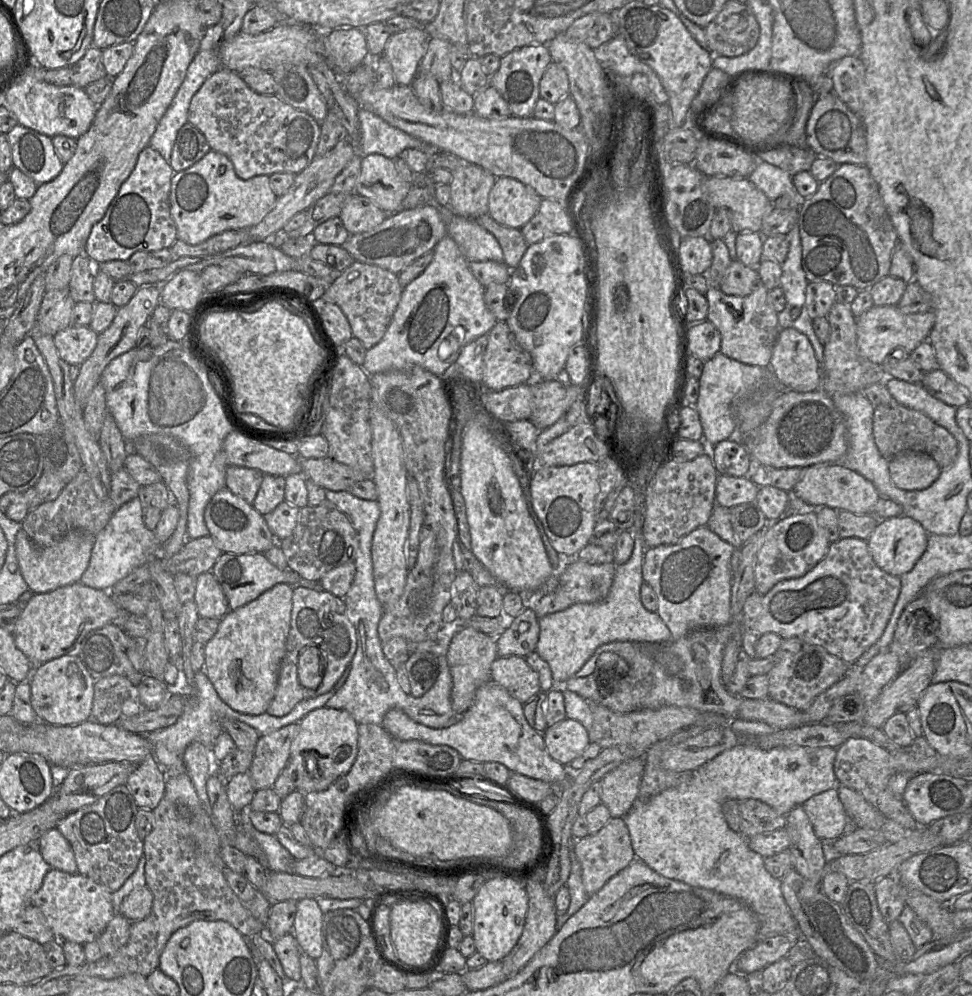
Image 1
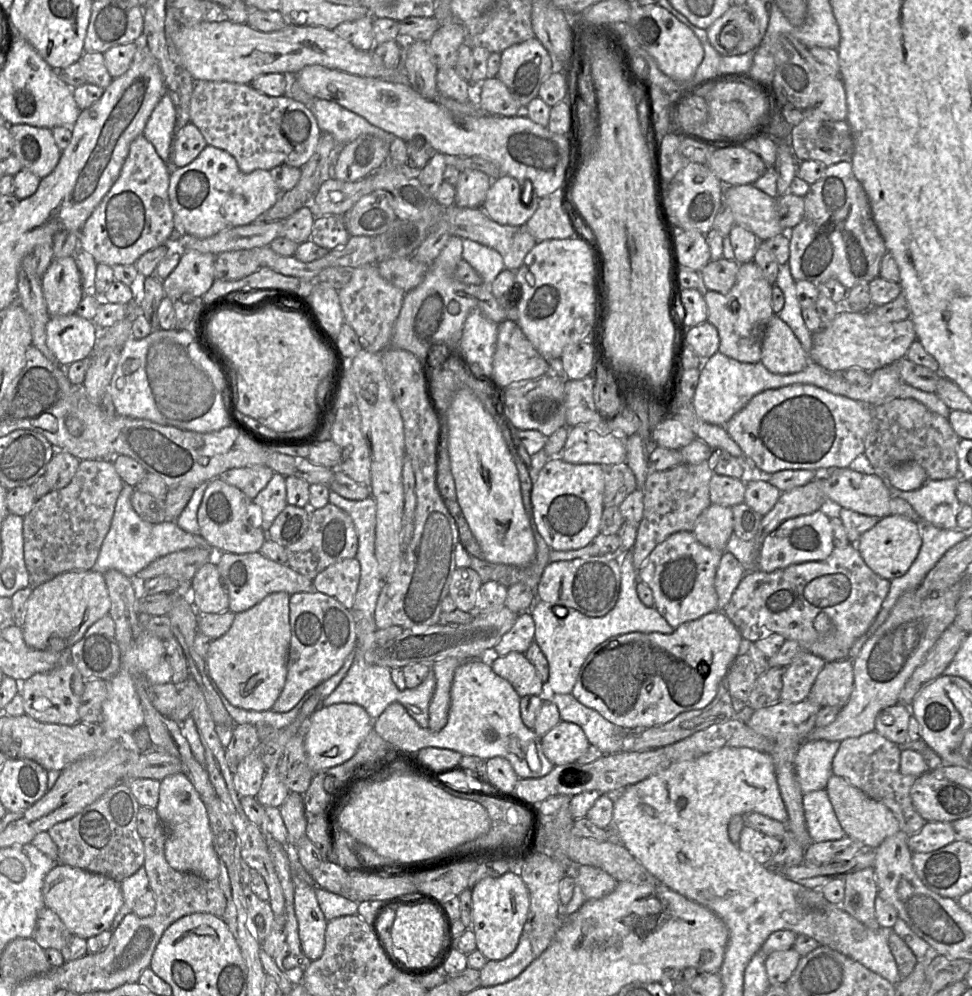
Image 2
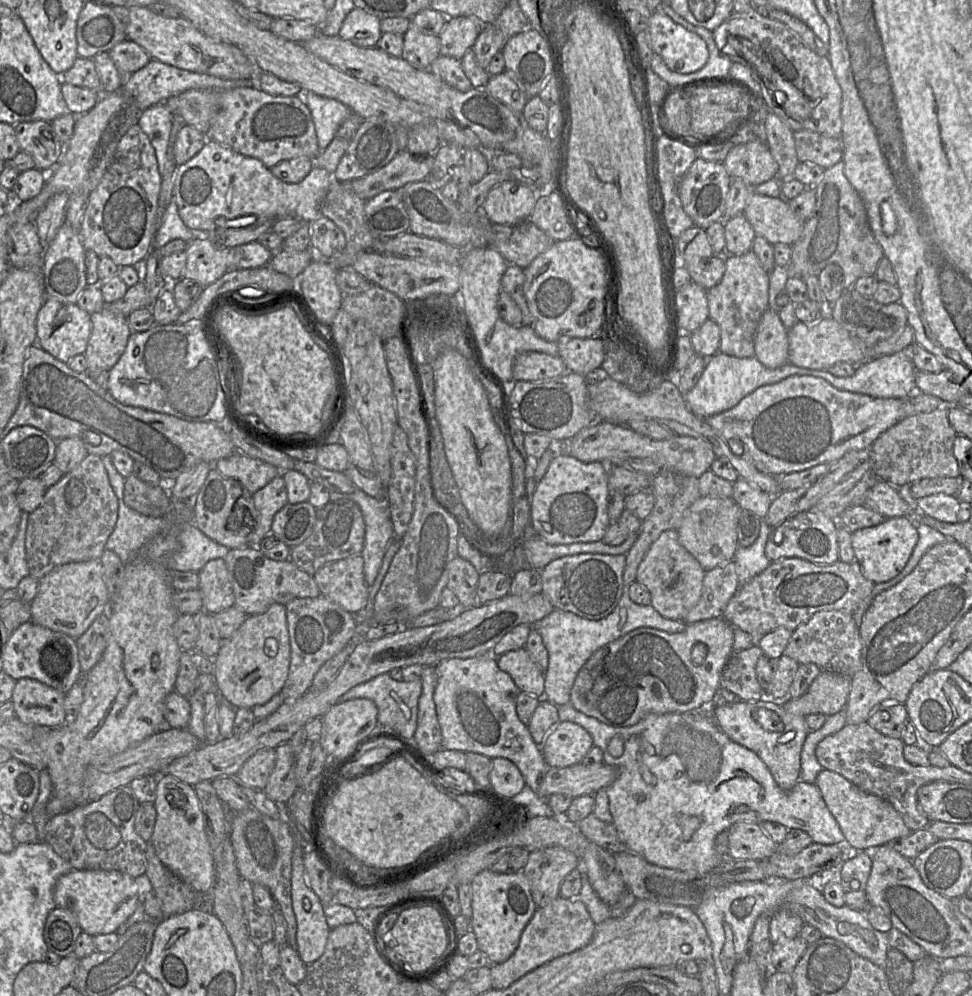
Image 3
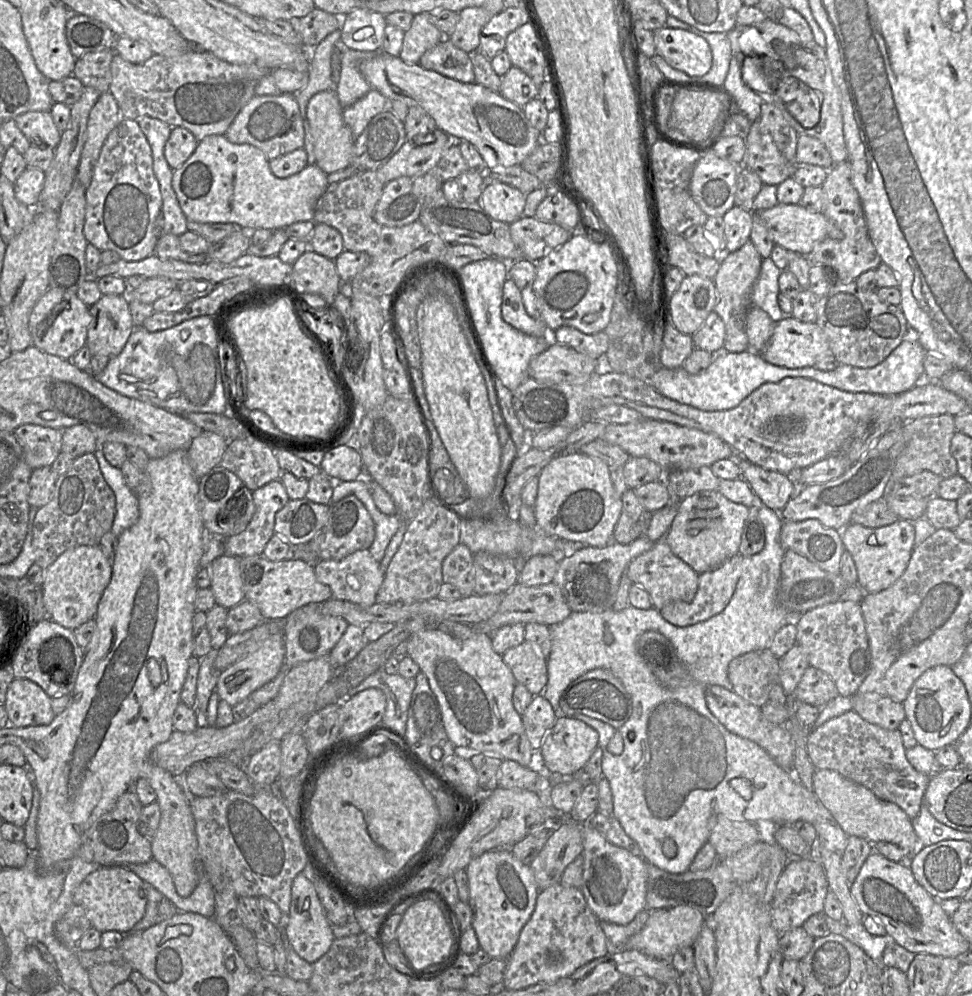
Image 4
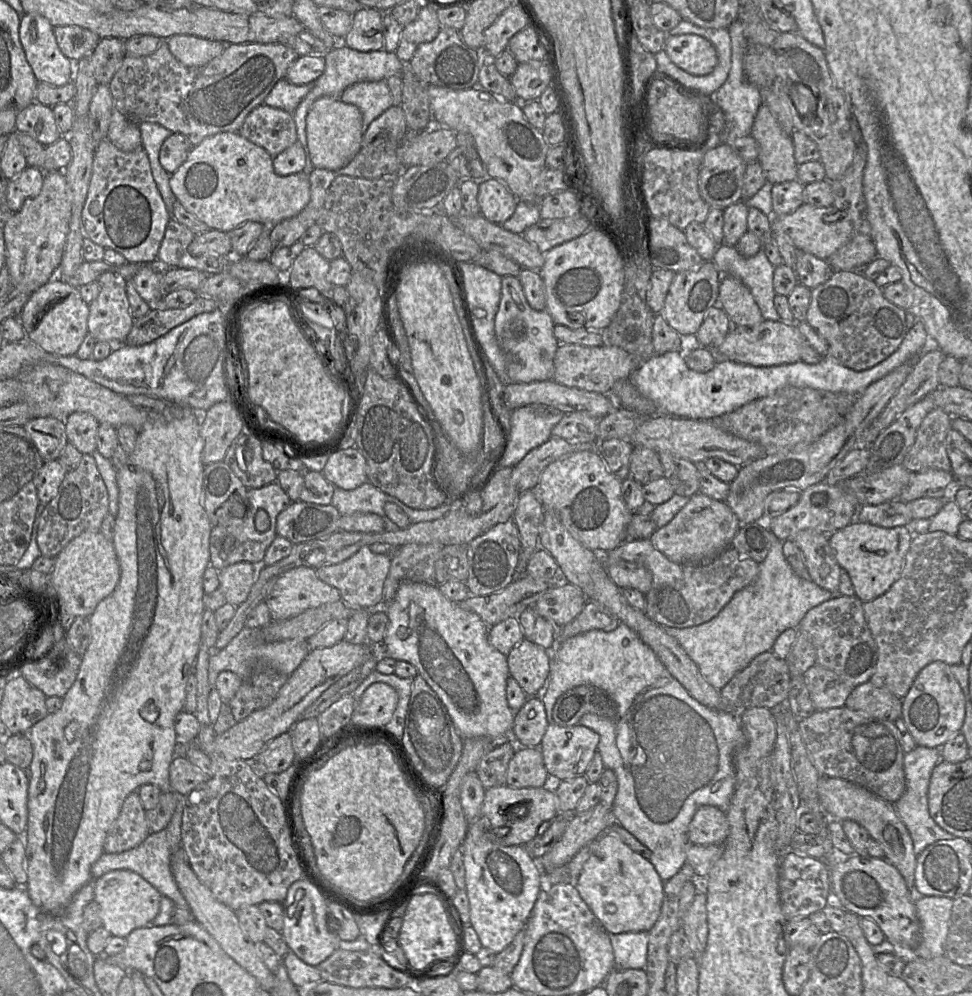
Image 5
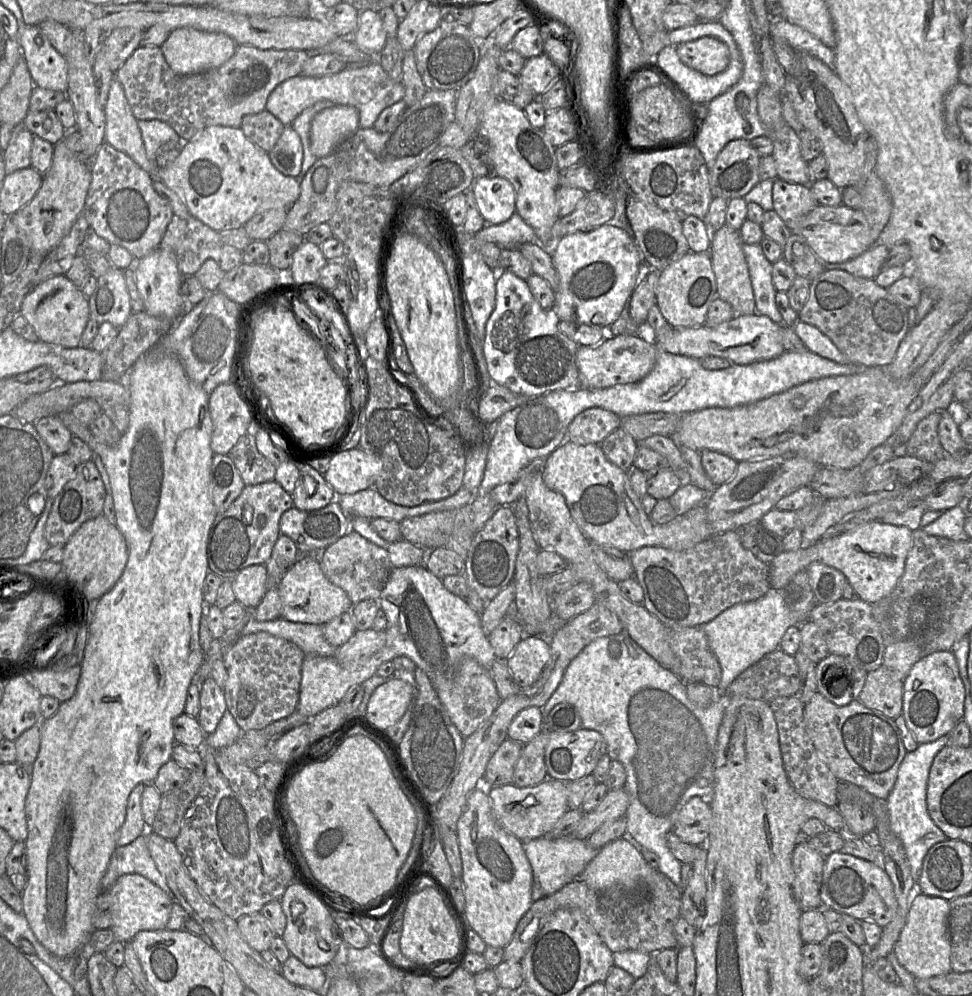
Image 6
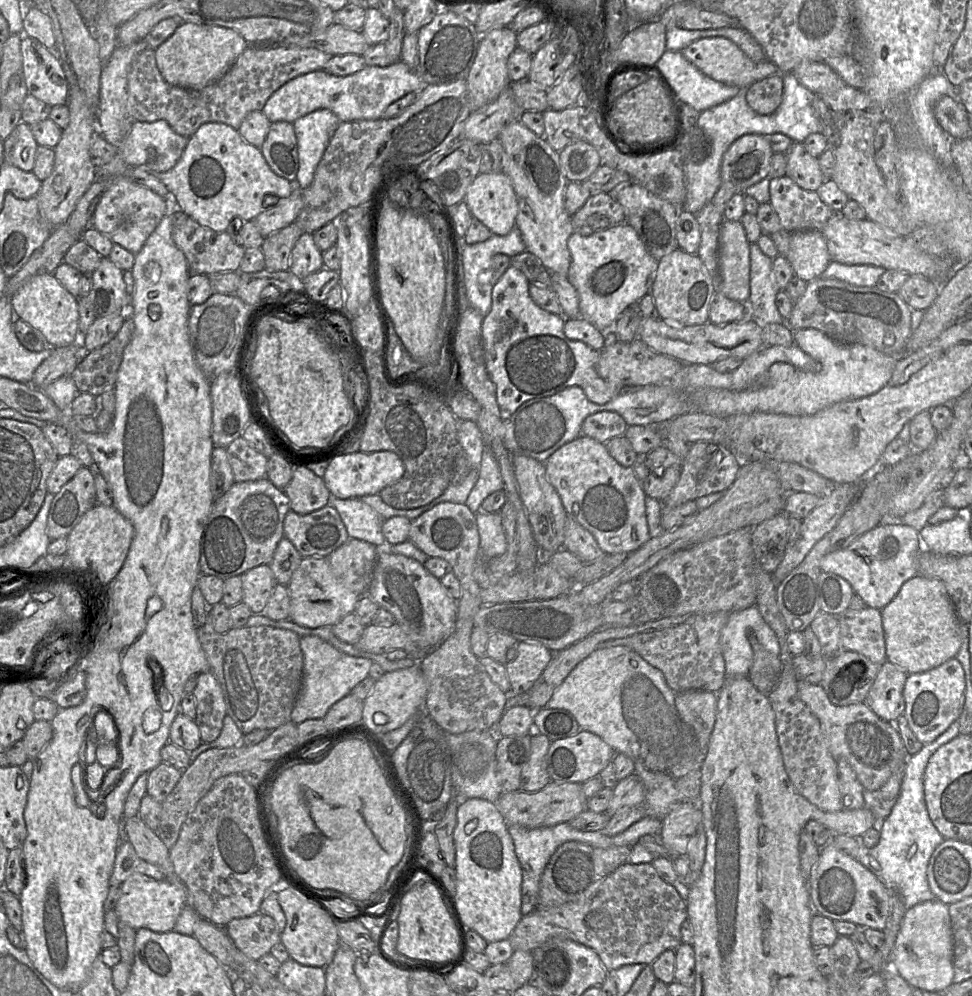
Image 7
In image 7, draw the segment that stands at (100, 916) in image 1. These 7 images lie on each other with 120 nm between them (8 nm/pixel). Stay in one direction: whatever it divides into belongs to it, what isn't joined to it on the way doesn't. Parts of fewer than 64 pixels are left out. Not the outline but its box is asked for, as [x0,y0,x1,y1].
[114,873,189,933]

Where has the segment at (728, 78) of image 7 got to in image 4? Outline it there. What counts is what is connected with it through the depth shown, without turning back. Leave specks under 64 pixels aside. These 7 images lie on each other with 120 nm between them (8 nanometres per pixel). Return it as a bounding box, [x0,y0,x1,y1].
[653,26,712,77]

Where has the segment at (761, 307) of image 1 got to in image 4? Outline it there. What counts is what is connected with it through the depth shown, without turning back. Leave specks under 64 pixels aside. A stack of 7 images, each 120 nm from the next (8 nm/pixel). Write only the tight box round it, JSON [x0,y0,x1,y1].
[714,240,763,352]

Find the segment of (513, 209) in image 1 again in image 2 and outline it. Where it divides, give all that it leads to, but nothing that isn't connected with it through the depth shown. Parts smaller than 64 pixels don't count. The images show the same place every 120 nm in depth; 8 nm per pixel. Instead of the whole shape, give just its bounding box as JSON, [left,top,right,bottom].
[482,175,541,226]

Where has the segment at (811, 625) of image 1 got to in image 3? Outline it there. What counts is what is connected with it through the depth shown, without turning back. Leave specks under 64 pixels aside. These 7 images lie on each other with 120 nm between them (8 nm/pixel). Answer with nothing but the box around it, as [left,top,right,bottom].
[723,557,874,639]

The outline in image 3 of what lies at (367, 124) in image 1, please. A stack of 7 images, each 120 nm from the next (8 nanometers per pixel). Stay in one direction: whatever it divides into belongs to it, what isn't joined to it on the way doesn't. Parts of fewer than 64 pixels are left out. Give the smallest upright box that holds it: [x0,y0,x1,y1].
[305,93,352,152]

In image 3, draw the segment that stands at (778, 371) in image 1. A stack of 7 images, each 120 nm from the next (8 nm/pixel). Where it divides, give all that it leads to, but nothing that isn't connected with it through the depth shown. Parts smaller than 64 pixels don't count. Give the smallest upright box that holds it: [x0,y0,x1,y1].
[754,309,788,369]

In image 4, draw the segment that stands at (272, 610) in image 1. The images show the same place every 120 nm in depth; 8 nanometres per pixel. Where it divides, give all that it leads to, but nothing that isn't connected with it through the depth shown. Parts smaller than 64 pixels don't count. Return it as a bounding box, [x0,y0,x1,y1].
[215,633,284,707]

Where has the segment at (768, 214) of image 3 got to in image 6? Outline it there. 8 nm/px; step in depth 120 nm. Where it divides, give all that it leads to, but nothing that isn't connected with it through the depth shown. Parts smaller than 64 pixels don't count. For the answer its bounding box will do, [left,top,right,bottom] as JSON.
[790,204,875,263]

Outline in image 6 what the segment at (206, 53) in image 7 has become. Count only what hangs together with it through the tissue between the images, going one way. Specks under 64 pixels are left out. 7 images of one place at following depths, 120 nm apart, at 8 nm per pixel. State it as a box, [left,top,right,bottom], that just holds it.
[160,28,238,75]

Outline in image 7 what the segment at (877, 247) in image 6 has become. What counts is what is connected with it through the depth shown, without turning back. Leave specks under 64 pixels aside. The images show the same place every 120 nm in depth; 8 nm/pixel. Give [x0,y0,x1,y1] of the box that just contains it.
[819,261,885,287]

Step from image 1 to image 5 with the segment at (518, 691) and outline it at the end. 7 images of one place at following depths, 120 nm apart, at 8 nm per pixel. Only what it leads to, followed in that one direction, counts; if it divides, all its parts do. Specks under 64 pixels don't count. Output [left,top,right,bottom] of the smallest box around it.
[506,638,551,697]

